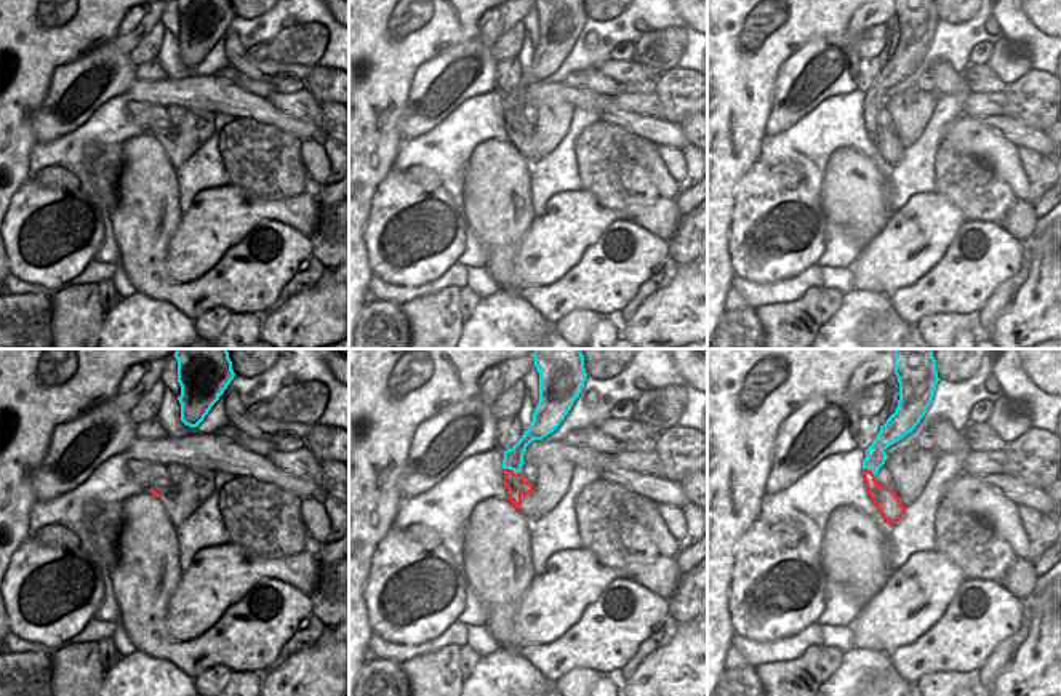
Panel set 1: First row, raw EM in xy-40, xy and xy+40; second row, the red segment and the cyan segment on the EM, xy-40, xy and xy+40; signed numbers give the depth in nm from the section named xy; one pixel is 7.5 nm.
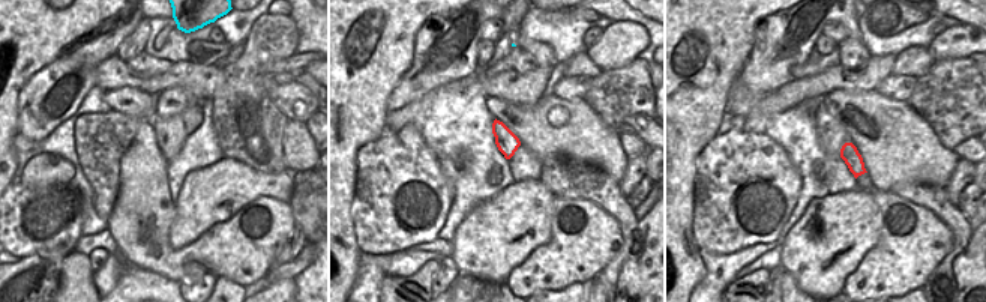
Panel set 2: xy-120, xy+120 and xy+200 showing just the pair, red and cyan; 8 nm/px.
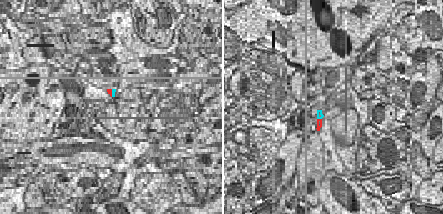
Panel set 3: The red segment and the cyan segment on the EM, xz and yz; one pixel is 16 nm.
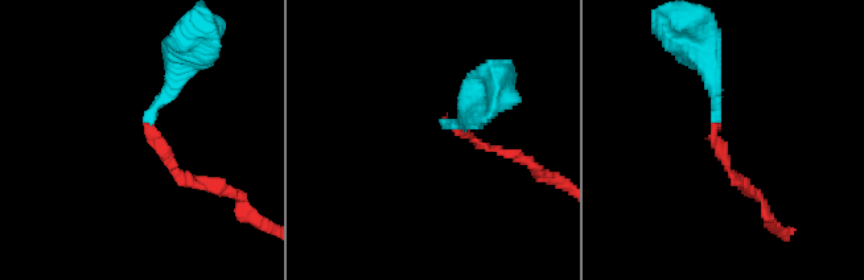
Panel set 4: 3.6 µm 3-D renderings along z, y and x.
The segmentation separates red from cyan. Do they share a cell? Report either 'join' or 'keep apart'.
keep apart

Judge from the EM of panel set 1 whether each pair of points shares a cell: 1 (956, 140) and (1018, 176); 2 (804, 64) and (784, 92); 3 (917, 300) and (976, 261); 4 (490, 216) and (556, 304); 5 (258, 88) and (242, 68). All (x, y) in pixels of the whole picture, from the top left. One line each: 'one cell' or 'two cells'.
1: one cell
2: one cell
3: one cell
4: one cell
5: two cells

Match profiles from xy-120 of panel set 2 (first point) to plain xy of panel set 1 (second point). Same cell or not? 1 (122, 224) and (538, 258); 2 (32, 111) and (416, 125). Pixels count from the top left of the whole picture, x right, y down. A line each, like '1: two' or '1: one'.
1: two
2: one

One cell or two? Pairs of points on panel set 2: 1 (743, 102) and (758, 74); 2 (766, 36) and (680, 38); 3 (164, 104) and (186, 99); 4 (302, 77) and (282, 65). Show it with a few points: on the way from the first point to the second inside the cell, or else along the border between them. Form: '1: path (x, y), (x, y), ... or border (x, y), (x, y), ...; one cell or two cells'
1: border (737, 78), (752, 92), (766, 93); two cells
2: border (767, 15), (755, 30), (754, 47), (742, 69); two cells
3: path (170, 104), (180, 99); one cell
4: border (303, 69), (294, 75); two cells

